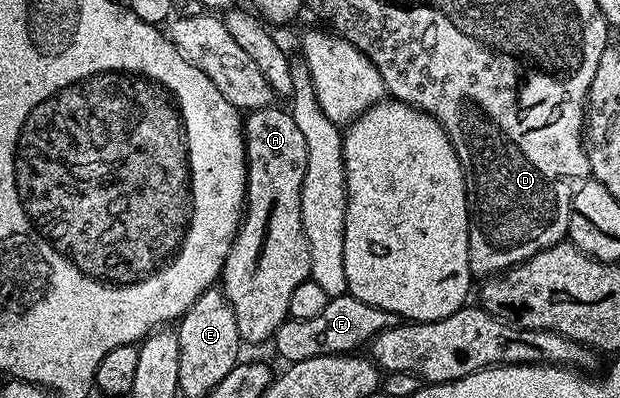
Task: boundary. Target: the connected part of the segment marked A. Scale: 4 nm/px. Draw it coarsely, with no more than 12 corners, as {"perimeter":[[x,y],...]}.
{"perimeter":[[278,105],[244,116],[245,206],[220,286],[246,344],[309,278],[307,141]]}

